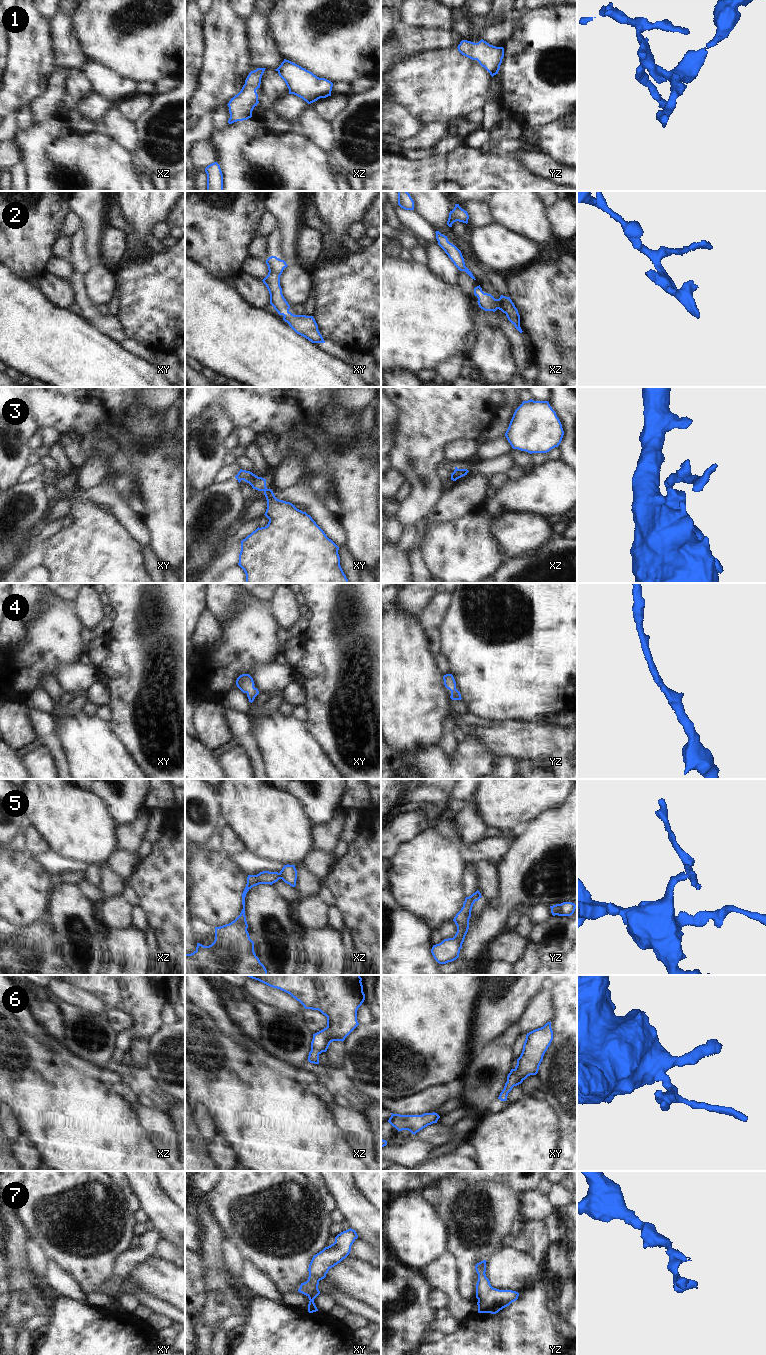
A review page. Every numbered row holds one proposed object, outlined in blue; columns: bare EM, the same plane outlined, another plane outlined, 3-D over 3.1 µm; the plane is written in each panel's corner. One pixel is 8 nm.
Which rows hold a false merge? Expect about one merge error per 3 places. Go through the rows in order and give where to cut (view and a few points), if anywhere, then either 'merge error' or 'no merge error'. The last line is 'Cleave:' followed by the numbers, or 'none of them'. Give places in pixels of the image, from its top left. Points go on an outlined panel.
1: cut none; no merge error
2: cut none; no merge error
3: cut xy (266, 488), (264, 491); merge error
4: cut none; no merge error
5: cut xz (279, 873), (280, 878); merge error
6: cut none; no merge error
7: cut none; no merge error
Cleave: 3, 5

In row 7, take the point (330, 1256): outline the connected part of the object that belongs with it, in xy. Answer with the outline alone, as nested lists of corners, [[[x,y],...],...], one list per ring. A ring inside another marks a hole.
[[[348,1229],[335,1237],[335,1242],[313,1256],[309,1264],[309,1277],[304,1283],[301,1283],[298,1292],[309,1298],[308,1312],[318,1311],[314,1299],[320,1294],[318,1289],[319,1281],[326,1277],[329,1269],[345,1259],[350,1251],[354,1241],[358,1238],[355,1230]]]

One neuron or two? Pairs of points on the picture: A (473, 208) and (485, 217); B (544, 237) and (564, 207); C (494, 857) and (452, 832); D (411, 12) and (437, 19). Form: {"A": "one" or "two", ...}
{"A": "one", "B": "two", "C": "one", "D": "one"}

